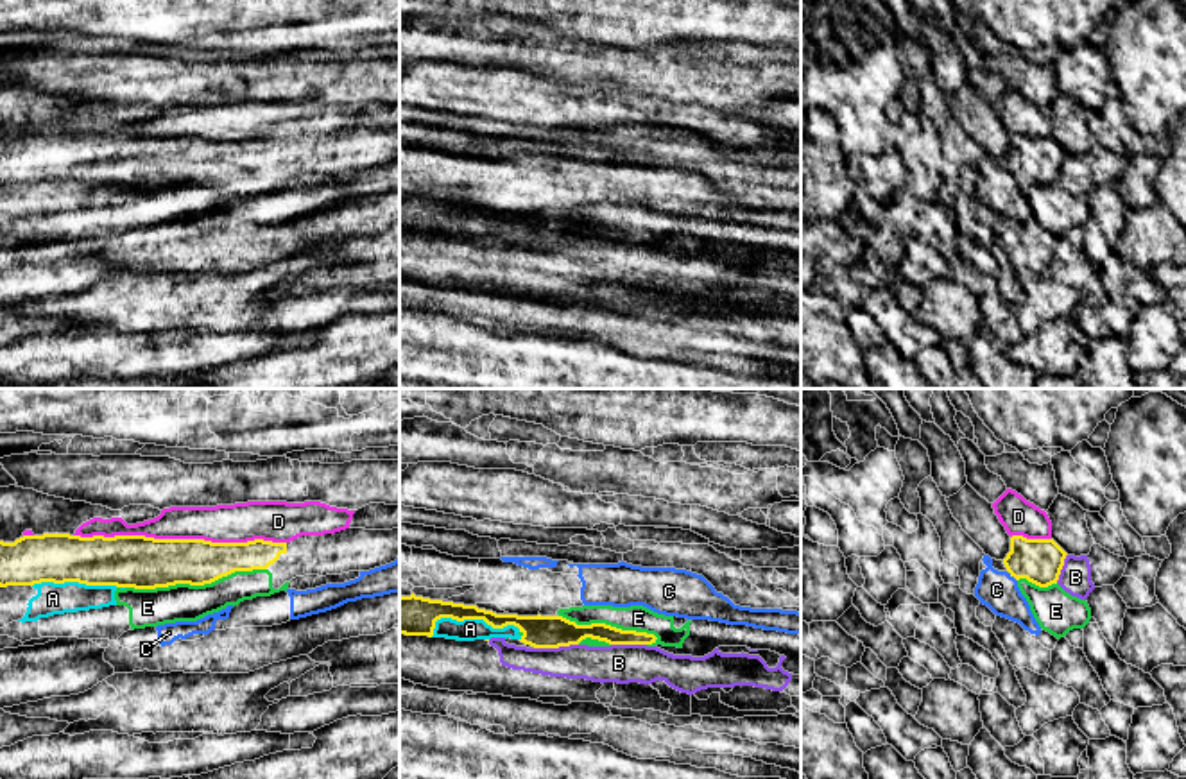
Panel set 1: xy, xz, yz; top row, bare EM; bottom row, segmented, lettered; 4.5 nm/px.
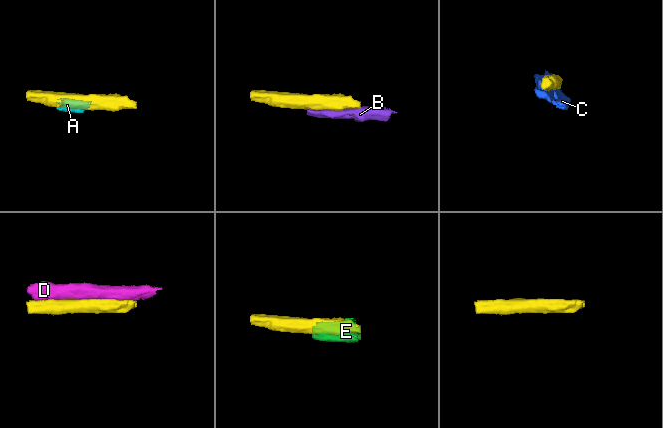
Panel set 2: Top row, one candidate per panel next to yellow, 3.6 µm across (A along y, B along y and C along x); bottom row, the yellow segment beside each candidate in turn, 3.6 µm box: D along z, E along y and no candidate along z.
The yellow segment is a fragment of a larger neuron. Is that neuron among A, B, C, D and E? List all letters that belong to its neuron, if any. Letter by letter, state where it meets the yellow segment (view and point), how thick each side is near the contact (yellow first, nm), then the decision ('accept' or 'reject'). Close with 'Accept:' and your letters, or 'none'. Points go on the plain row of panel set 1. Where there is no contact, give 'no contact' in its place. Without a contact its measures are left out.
A: xz (470, 217) | 180/100 nm | reject
B: xz (556, 246) | 140/160 nm | reject
C: yz (1013, 174) | 200/170 nm | reject
D: xy (180, 138) | 240/180 nm | reject
E: xy (196, 183) | 240/180 nm | reject
Accept: none

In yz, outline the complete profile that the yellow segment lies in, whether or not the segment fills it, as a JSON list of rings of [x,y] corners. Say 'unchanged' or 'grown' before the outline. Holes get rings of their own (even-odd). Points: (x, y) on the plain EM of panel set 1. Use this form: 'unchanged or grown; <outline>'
unchanged; [[[1012,134],[1003,163],[1016,179],[1027,177],[1039,186],[1048,186],[1057,183],[1066,154],[1053,138]]]

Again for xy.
grown; [[[346,127],[290,141],[43,133],[0,140],[0,186],[79,181],[156,188],[204,184],[235,170],[269,168],[272,186],[279,188],[296,175],[369,170],[398,156],[400,127]]]

